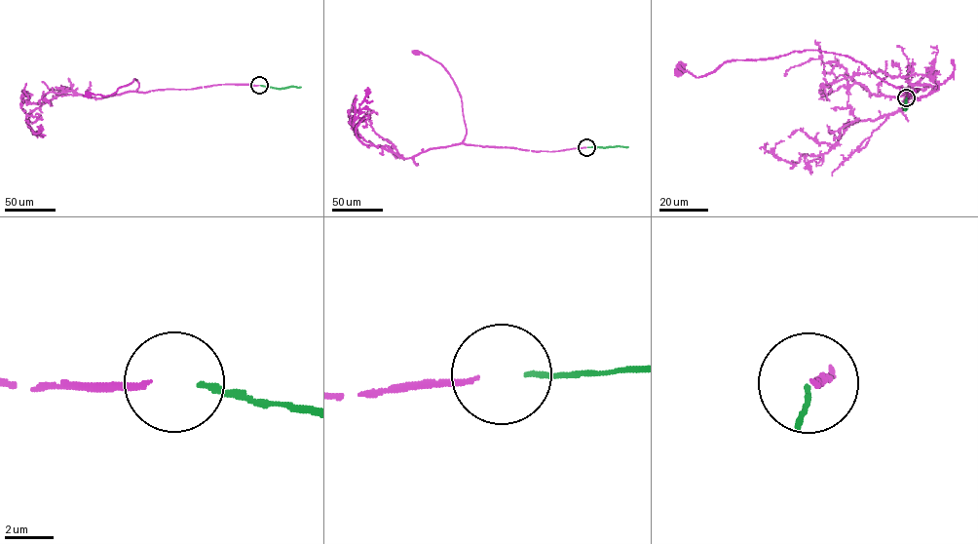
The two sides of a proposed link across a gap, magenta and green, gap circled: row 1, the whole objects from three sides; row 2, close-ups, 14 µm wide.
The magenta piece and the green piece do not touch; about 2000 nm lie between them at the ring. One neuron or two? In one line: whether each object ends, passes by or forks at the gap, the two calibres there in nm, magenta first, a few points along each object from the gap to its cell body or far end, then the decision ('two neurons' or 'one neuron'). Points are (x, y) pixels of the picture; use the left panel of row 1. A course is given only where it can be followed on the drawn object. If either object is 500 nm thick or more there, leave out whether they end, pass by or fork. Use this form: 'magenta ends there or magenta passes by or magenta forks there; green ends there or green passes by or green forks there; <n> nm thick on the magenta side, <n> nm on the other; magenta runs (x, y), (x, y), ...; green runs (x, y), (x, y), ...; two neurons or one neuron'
magenta ends there; green ends there; 180 nm thick on the magenta side, 200 nm on the other; magenta runs (258, 85), (218, 84), (145, 93), (135, 91), (139, 86), (134, 78), (112, 94), (88, 95); green runs (260, 85), (279, 89), (300, 87); one neuron

